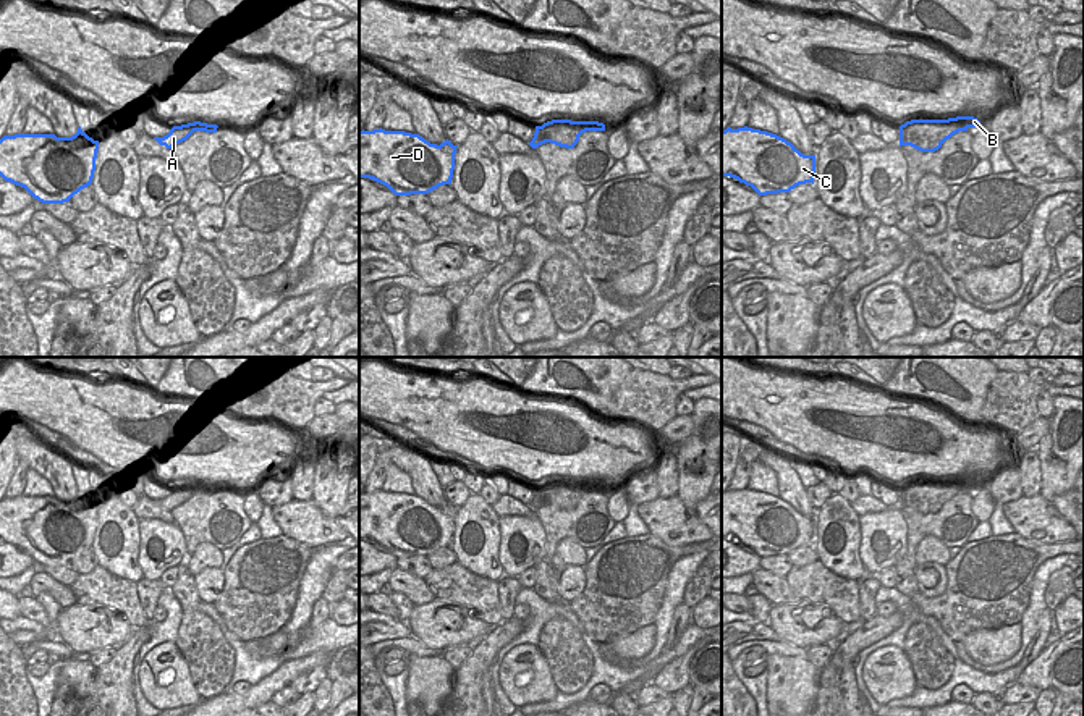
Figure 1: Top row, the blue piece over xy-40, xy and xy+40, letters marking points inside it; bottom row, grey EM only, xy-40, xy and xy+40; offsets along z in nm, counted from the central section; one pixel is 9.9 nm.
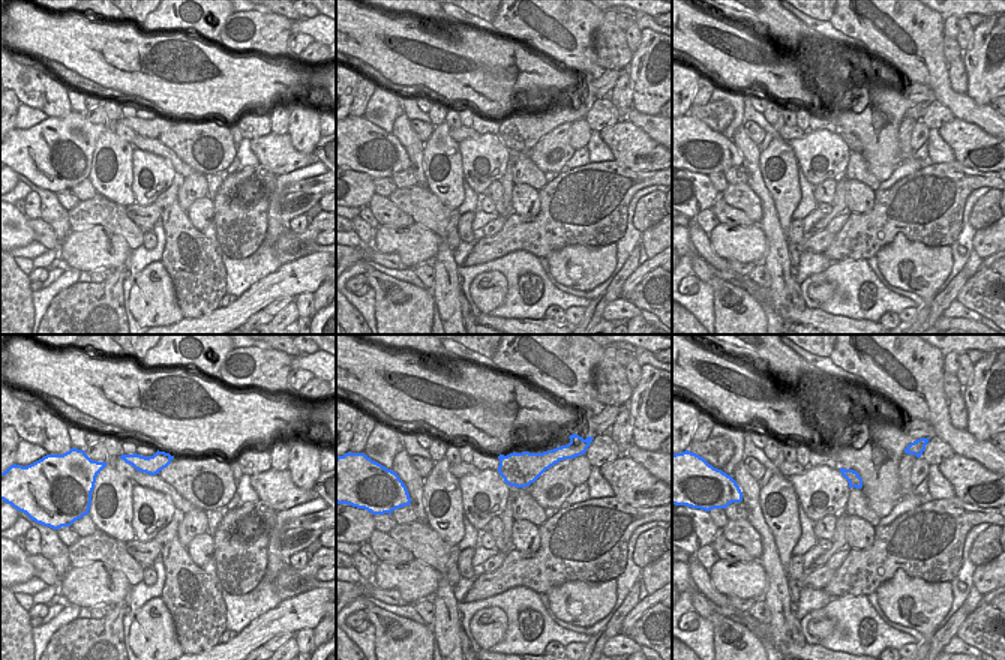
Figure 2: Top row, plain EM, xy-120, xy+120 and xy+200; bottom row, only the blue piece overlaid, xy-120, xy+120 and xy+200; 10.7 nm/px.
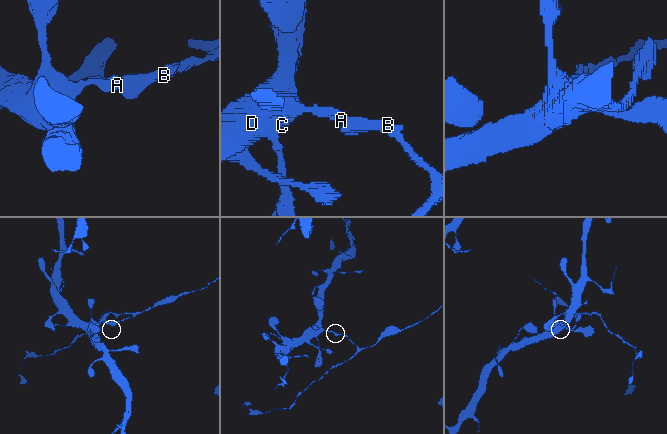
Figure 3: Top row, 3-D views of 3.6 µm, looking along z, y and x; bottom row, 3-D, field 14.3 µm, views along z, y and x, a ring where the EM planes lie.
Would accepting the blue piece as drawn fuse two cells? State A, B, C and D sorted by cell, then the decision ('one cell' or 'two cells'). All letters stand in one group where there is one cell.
A C D / B; two cells

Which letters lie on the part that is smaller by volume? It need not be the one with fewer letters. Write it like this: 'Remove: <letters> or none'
Remove: B

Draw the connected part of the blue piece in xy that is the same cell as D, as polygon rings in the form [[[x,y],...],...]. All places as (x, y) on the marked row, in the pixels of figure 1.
[[[359,131],[359,178],[387,186],[395,196],[429,194],[451,184],[456,147],[430,144],[404,131]]]

